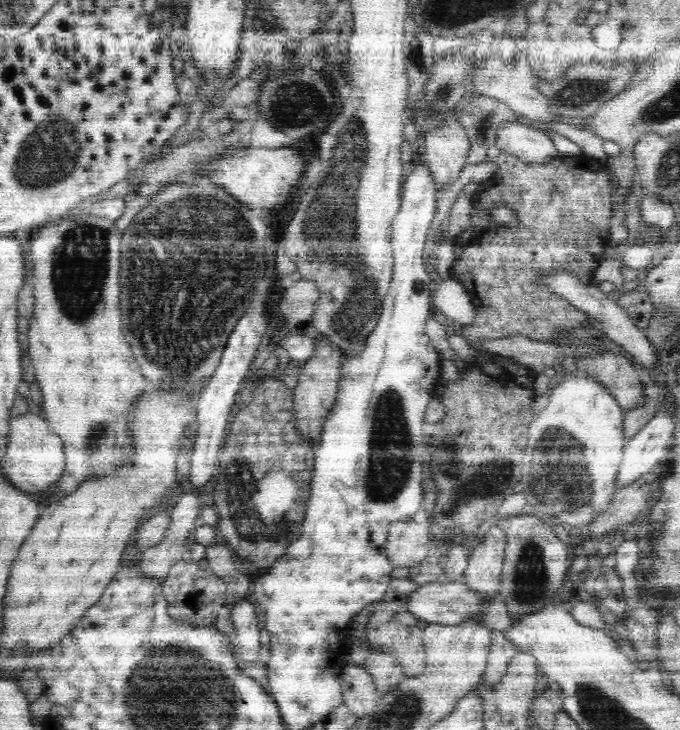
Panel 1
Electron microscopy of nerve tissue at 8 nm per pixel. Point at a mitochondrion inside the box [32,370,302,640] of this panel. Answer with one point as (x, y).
(259, 496)

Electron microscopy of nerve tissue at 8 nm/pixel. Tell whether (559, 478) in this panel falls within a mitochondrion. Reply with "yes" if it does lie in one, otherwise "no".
yes

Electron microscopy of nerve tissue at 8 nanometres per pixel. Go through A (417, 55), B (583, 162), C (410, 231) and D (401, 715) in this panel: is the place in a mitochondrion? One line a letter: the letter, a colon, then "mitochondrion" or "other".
A: mitochondrion
B: other
C: other
D: mitochondrion

